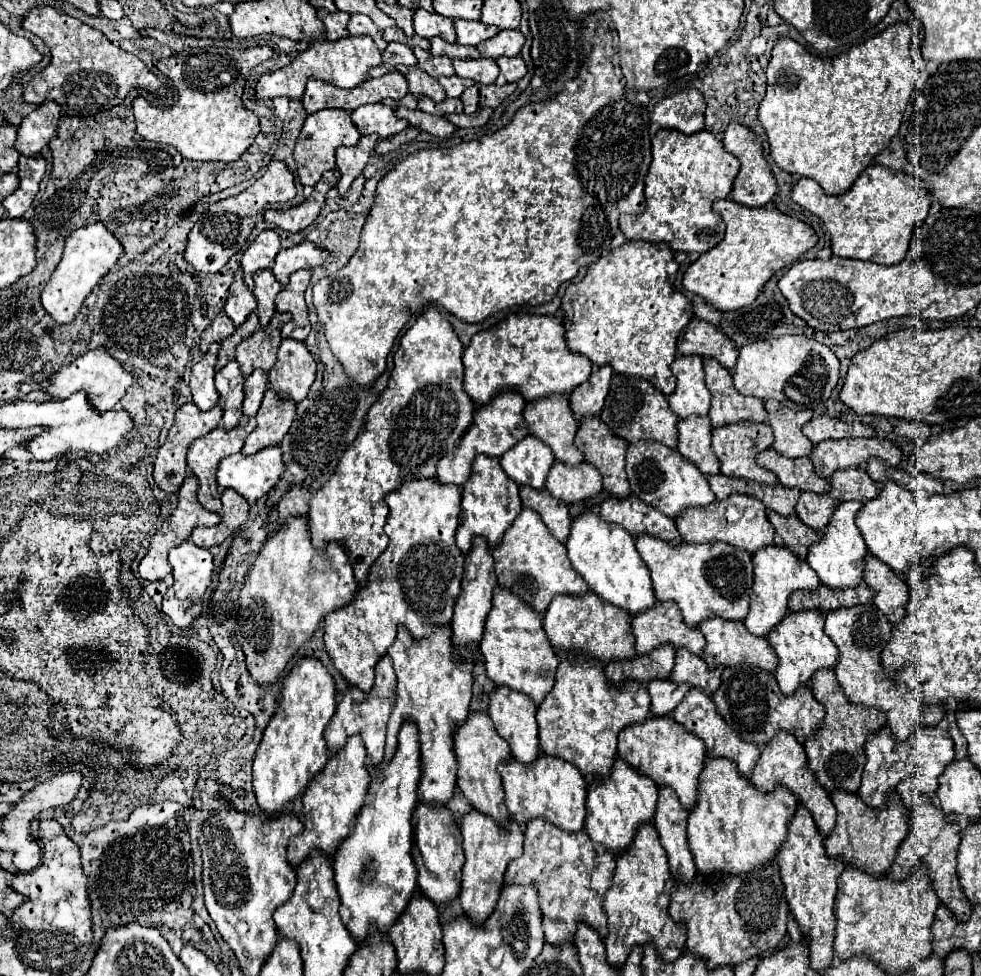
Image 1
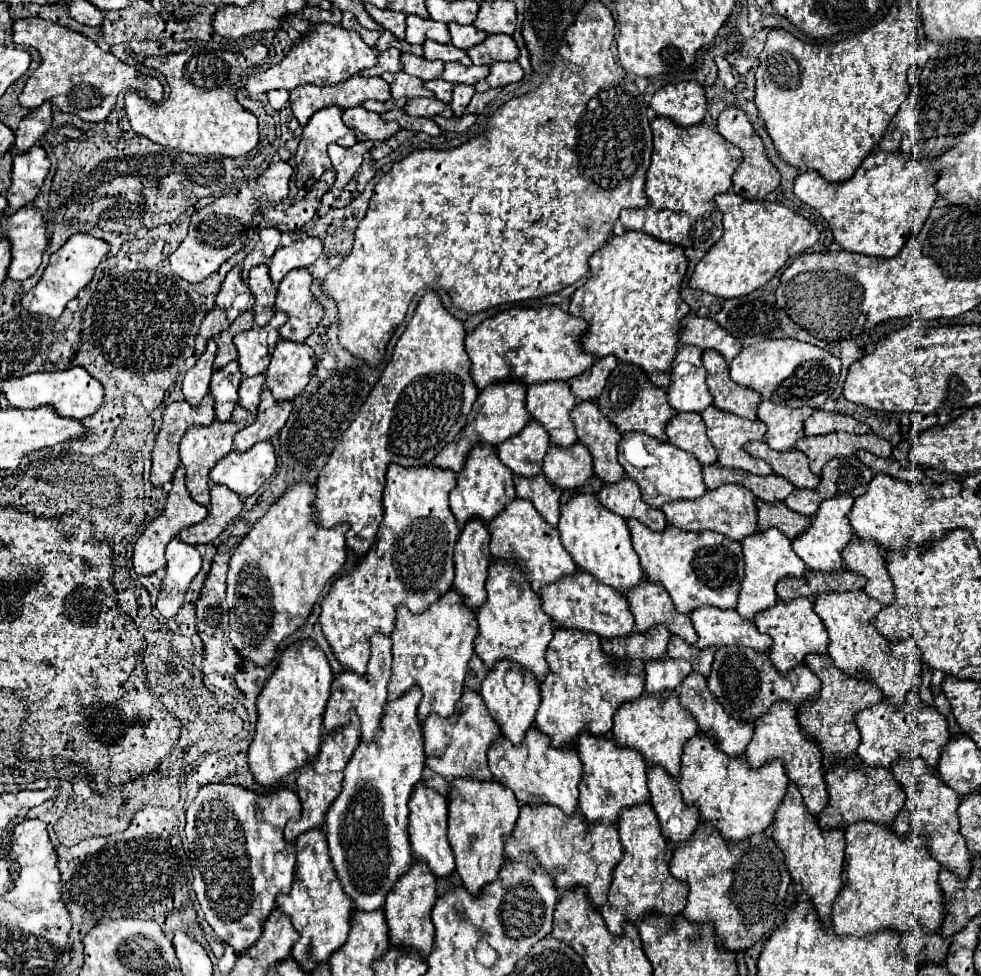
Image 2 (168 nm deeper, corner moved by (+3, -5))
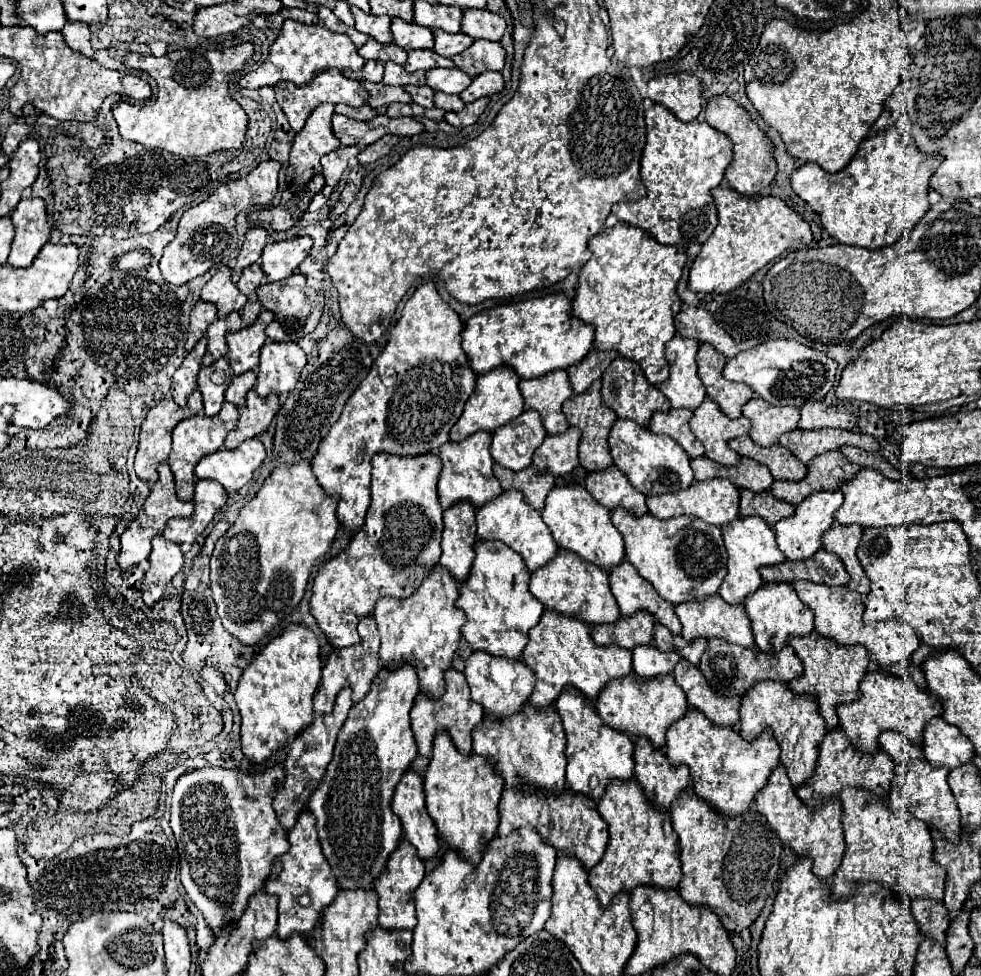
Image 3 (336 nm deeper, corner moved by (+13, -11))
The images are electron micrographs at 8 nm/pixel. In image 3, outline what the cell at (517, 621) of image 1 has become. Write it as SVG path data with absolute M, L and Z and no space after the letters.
M475 543L475 563L469 573L469 581L461 585L457 607L461 607L467 615L467 623L463 625L463 637L473 651L487 651L495 657L521 659L525 645L529 643L529 629L535 627L545 613L545 607L533 599L529 593L529 571L525 571L525 563L521 563L521 555L513 549L503 547L503 543Z

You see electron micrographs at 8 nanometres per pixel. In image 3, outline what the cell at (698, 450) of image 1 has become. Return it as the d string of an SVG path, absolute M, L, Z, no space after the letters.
M669 409L667 413L657 411L657 415L653 415L653 421L649 423L649 429L657 435L671 437L677 445L685 449L689 459L703 457L705 447L701 445L701 441L697 441L697 437L689 429L691 415L693 413L689 409Z

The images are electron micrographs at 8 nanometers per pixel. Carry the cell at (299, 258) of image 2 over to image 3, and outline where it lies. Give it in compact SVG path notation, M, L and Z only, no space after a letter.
M297 237L283 243L271 243L261 255L261 269L267 281L281 281L289 277L309 255L311 239Z

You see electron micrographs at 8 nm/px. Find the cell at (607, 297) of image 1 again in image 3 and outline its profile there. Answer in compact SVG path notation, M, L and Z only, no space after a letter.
M617 223L589 241L591 259L579 271L573 315L595 327L597 351L617 351L637 361L649 383L659 387L669 377L665 345L675 335L675 315L681 311L677 281L685 267L685 249L653 241L643 229Z

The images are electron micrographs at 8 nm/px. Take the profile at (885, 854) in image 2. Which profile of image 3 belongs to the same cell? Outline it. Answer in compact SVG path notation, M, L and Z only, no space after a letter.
M845 789L841 791L843 803L843 833L845 833L845 853L843 861L833 877L831 889L833 899L843 901L853 895L857 883L881 883L895 895L903 893L911 901L915 899L943 899L945 871L933 863L933 841L929 827L919 819L913 819L907 811L889 811L887 803L861 791Z

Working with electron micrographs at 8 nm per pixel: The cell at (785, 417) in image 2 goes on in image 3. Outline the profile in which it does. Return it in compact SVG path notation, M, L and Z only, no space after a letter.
M755 397L743 405L743 415L751 421L749 437L759 447L773 447L783 433L795 431L799 423L797 407L773 407Z

